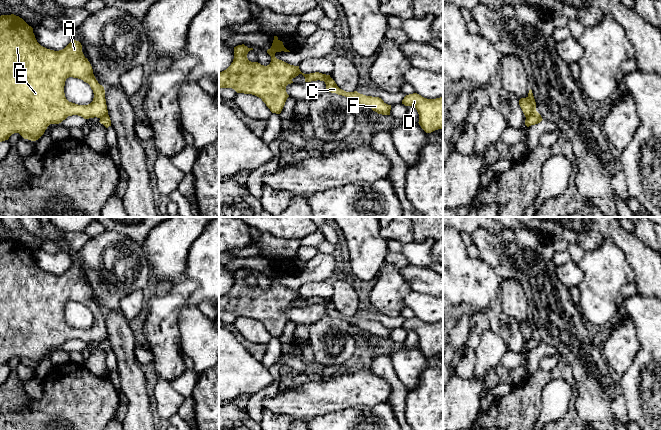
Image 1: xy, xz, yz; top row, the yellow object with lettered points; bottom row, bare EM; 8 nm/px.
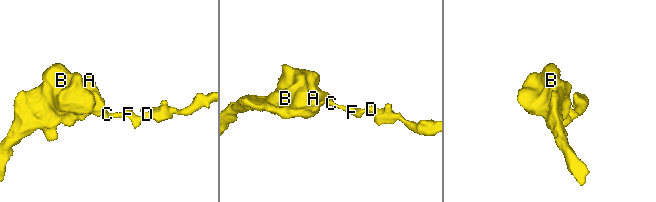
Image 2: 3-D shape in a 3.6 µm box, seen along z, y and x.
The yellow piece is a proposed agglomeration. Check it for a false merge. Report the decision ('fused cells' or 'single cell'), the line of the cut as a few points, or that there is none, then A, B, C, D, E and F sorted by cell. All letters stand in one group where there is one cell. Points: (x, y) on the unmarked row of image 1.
fused cells; cut in yz along (535, 333), (526, 341); A B E / C D F

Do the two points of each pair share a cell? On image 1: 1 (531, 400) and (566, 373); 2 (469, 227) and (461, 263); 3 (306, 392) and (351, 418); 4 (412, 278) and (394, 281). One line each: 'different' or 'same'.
1: same
2: different
3: different
4: different

